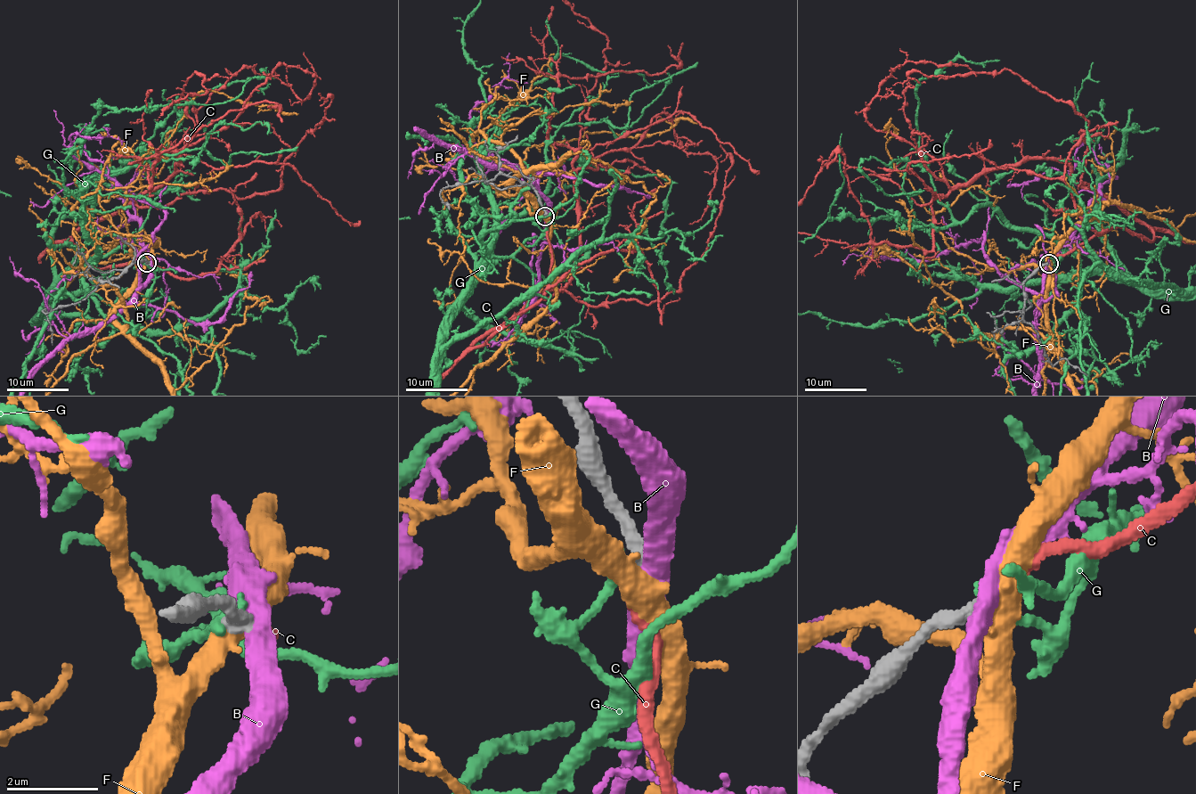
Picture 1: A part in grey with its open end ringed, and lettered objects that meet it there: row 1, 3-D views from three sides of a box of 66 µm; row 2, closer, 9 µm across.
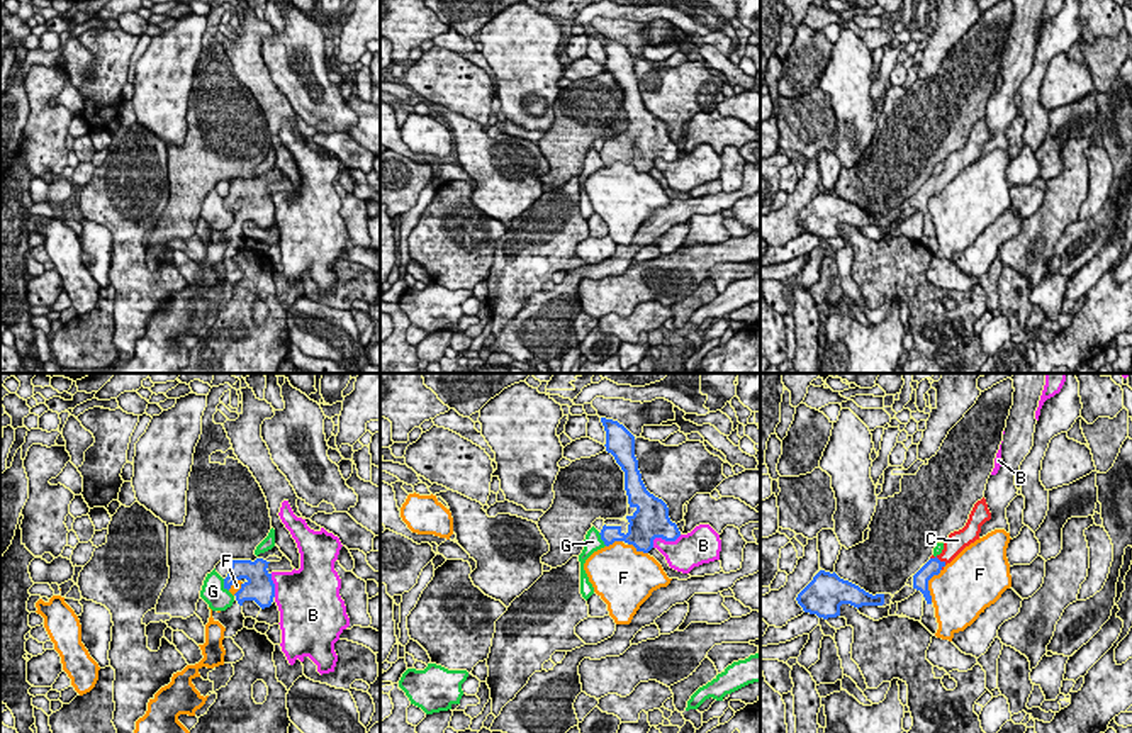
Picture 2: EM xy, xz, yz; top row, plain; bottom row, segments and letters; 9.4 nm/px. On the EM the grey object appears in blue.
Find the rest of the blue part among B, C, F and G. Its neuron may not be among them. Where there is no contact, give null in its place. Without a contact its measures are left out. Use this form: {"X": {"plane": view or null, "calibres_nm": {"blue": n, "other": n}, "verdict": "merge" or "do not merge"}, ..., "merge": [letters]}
{"B": {"plane": "xz", "calibres_nm": {"blue": 340, "other": 320}, "verdict": "do not merge"}, "C": {"plane": "yz", "calibres_nm": {"blue": 160, "other": 190}, "verdict": "merge"}, "F": {"plane": "yz", "calibres_nm": {"blue": 160, "other": 420}, "verdict": "do not merge"}, "G": {"plane": "xy", "calibres_nm": {"blue": 190, "other": 240}, "verdict": "do not merge"}, "merge": ["C"]}

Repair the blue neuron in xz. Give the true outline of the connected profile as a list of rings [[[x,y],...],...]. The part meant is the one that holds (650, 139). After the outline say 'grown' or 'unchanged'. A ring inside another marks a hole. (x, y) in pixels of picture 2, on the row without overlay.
[[[601,37],[606,51],[606,71],[625,92],[625,110],[630,127],[636,131],[621,139],[606,139],[601,149],[601,159],[606,166],[614,161],[633,165],[636,171],[648,173],[653,159],[675,161],[681,151],[669,137],[667,124],[650,114],[642,100],[638,80],[635,76],[635,56],[618,41]]]; grown

